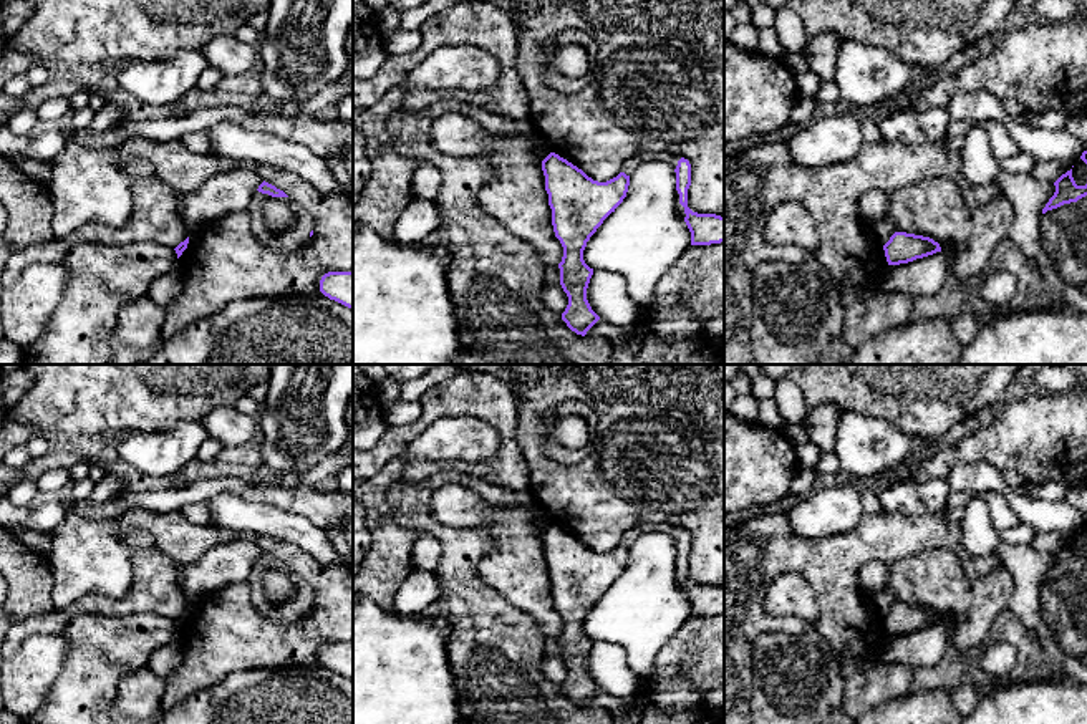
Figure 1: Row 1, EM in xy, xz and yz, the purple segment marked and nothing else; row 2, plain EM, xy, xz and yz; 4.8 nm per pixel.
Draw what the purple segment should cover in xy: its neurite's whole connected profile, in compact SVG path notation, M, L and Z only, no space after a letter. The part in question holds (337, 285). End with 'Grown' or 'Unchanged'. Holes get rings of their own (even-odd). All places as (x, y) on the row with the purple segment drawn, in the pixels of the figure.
M328 272L320 280L320 292L353 310L353 272Z. Unchanged

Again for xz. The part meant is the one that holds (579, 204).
M555 152L542 161L542 171L553 232L563 247L558 268L560 285L568 297L568 305L562 320L572 331L585 336L600 316L587 300L593 268L585 263L583 250L603 220L626 197L630 176L620 172L606 182L598 182Z. Unchanged

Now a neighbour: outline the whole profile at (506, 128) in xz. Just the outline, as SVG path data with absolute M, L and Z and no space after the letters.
M446 93L446 96L432 106L431 116L439 118L447 113L459 113L469 119L474 119L482 128L489 129L492 134L502 139L510 139L515 136L537 138L530 119L510 119L497 116L481 106L461 103L454 98L454 94Z

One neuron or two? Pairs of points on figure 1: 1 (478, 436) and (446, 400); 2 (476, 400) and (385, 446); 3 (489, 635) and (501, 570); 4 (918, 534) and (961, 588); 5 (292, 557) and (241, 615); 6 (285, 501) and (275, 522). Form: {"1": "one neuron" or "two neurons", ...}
{"1": "two neurons", "2": "one neuron", "3": "two neurons", "4": "two neurons", "5": "one neuron", "6": "two neurons"}

